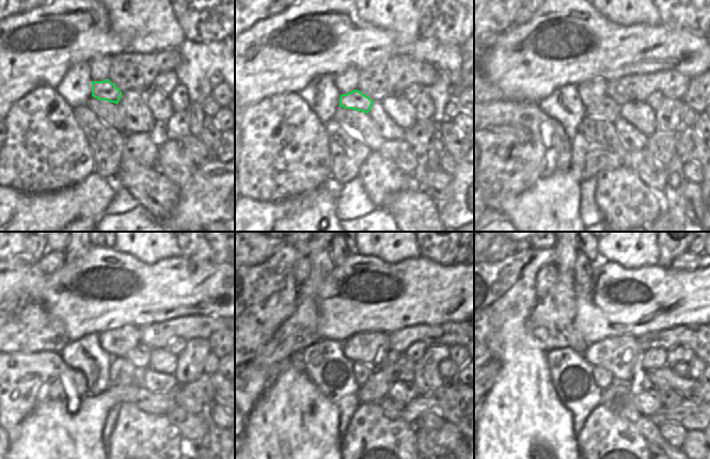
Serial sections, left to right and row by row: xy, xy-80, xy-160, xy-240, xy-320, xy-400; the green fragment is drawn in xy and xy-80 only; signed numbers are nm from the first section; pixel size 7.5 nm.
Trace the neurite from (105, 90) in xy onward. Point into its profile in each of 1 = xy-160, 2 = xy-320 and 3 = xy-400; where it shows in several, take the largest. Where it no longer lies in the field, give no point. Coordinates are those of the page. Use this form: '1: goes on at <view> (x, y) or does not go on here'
1: goes on at xy-160 (604, 109)
2: goes on at xy-320 (396, 359)
3: goes on at xy-400 (663, 378)

